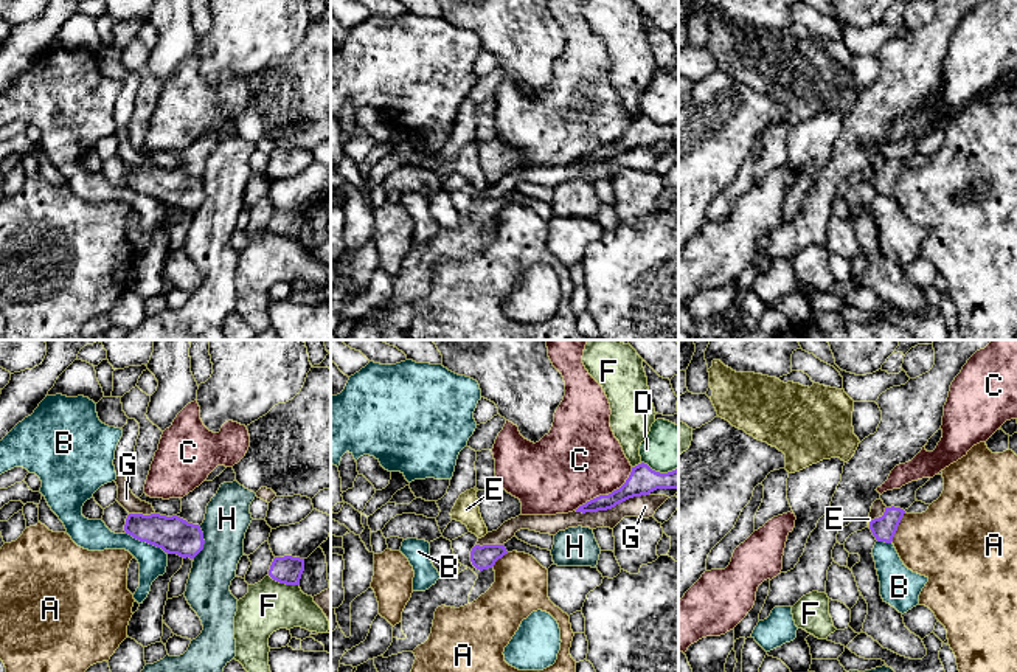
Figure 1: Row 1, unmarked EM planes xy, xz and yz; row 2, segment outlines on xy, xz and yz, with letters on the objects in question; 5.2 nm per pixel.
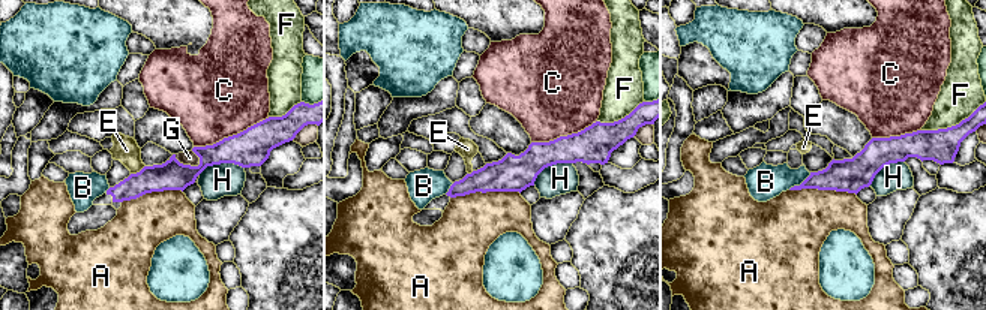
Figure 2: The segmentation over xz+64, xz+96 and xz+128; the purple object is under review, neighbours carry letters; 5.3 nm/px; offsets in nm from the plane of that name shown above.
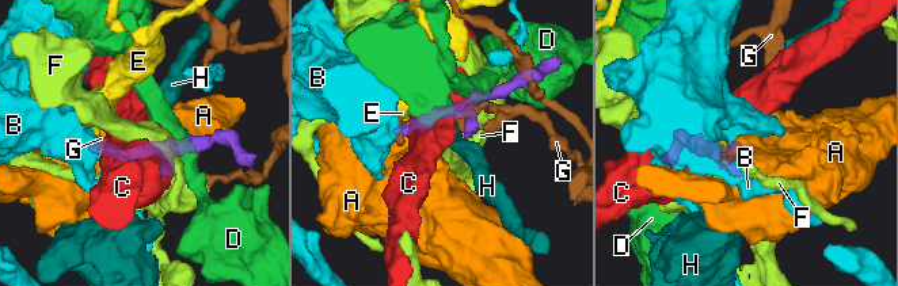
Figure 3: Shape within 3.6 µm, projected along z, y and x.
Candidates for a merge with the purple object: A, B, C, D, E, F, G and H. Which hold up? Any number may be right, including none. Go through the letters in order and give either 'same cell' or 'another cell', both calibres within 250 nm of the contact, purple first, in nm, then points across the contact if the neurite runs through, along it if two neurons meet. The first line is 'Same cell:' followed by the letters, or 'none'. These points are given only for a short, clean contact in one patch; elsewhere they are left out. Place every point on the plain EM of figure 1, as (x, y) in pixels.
Same cell: none
A: another cell; calibres 130 and 380 nm; border yz (905, 165), (890, 194)
B: another cell; calibres 190 and 150 nm; border xy (126, 185), (159, 199), (165, 205)
C: another cell; calibres 150 and 420 nm
D: another cell; calibres 150 and 240 nm; border xz (642, 114), (660, 124), (671, 124), (677, 120)
E: another cell; calibres 130 and 20 nm; border yz (871, 173), (868, 179)
F: another cell; calibres 150 and 260 nm
G: another cell; calibres 150 and 120 nm
H: another cell; calibres 190 and 240 nm; border xy (201, 179), (204, 199), (193, 210)

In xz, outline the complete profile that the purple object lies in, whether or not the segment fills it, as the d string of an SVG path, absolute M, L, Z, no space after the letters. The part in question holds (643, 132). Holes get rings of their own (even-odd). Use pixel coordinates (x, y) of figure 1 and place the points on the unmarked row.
M641 115L632 120L626 135L609 147L599 147L585 157L579 158L576 165L598 165L615 160L616 157L641 147L649 147L657 141L679 141L679 120L668 126L652 123Z

